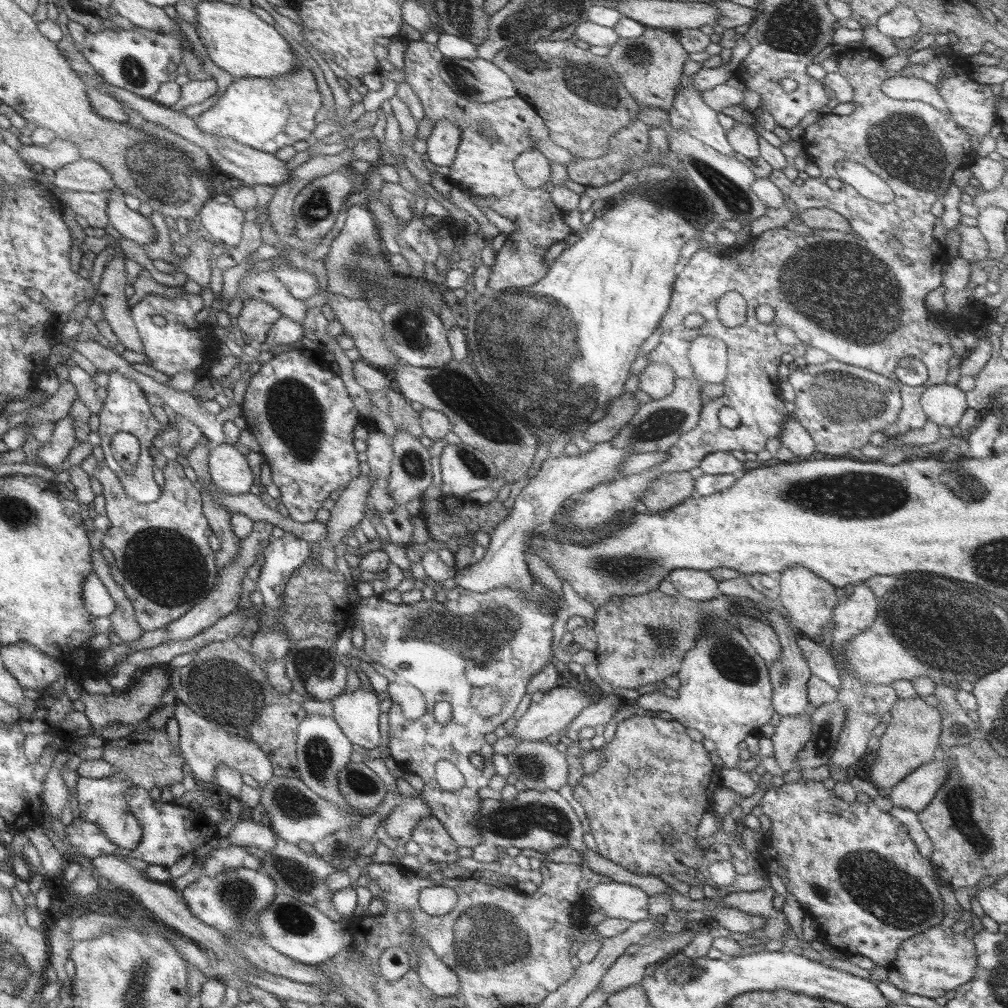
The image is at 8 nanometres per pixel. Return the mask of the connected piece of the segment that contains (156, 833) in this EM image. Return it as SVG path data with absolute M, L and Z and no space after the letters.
M131 786L125 792L125 802L137 820L137 826L139 826L137 842L139 844L133 850L127 850L127 852L119 850L119 852L131 858L139 858L145 864L157 864L163 868L171 868L187 854L195 854L201 846L209 844L211 840L219 840L223 836L223 832L213 822L209 822L203 814L199 812L195 814L193 810L181 808L175 802L169 802L169 804L153 802L153 798L149 798L149 792L143 788Z

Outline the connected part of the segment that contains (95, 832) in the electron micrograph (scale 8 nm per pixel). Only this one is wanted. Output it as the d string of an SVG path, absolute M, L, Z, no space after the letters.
M81 816L69 824L65 834L67 834L71 848L79 852L81 856L87 856L89 860L97 856L109 856L113 850L117 850L107 840L107 836L97 828L97 824L85 822Z

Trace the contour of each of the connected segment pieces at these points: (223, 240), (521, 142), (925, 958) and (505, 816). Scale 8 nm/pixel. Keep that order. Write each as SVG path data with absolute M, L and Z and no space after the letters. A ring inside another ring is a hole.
M209 198L209 202L205 202L199 210L203 230L209 232L213 244L221 244L223 248L233 248L239 244L245 220L247 216L233 204L217 204L213 198Z
M407 42L405 50L405 66L403 66L403 82L411 86L415 96L419 98L423 106L425 120L431 120L433 124L439 120L451 120L455 126L459 126L461 140L457 146L457 152L453 156L453 162L447 172L447 182L457 186L461 192L467 192L473 198L493 198L489 210L493 210L497 216L511 222L513 232L505 236L503 246L495 254L495 264L491 266L487 292L501 292L511 288L527 288L535 282L539 282L547 266L545 264L545 252L551 244L567 240L573 232L565 224L565 212L557 210L551 204L549 192L545 192L545 186L541 188L527 188L519 176L515 174L513 160L521 152L529 152L531 144L527 142L525 134L549 140L549 132L543 124L543 120L535 114L535 110L519 96L513 98L499 98L495 102L479 104L471 102L469 98L461 98L459 94L451 92L447 84L439 78L439 62L443 56L439 54L437 46L427 42ZM483 130L489 130L489 138L483 138Z
M935 926L903 940L895 960L887 966L887 980L905 994L917 994L933 1000L943 996L947 990L967 984L975 976L975 966L977 958L973 942L965 940L963 934L953 934L949 928Z
M523 790L509 802L485 798L479 804L479 812L475 814L475 820L473 820L471 826L473 826L475 834L481 838L481 842L485 846L495 846L495 848L499 846L503 850L507 850L509 846L515 846L519 850L527 848L527 850L535 850L535 852L541 852L541 854L549 854L551 850L557 850L557 848L573 848L573 850L583 854L583 858L587 862L587 868L591 868L593 872L597 872L601 876L611 878L611 882L635 886L635 888L643 890L649 898L655 896L655 894L669 892L669 886L663 884L657 876L639 876L635 872L629 872L629 870L621 868L619 864L615 864L607 858L601 858L599 854L589 852L581 842L581 838L583 838L581 824L573 814L571 804L565 798L561 798L559 792Z

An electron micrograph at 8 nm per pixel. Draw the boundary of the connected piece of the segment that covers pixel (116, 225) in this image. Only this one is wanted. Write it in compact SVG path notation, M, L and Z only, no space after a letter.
M121 192L109 194L109 200L105 202L105 218L107 228L115 238L127 238L139 246L155 240L155 230L151 228L151 222L139 216L139 212L129 210Z

